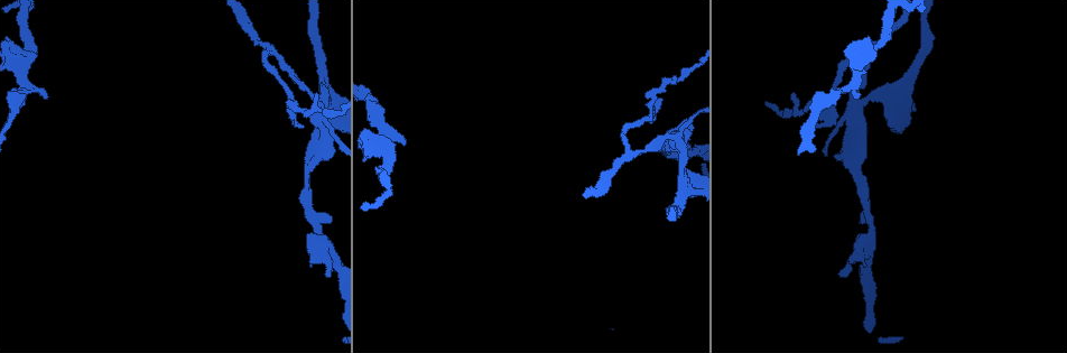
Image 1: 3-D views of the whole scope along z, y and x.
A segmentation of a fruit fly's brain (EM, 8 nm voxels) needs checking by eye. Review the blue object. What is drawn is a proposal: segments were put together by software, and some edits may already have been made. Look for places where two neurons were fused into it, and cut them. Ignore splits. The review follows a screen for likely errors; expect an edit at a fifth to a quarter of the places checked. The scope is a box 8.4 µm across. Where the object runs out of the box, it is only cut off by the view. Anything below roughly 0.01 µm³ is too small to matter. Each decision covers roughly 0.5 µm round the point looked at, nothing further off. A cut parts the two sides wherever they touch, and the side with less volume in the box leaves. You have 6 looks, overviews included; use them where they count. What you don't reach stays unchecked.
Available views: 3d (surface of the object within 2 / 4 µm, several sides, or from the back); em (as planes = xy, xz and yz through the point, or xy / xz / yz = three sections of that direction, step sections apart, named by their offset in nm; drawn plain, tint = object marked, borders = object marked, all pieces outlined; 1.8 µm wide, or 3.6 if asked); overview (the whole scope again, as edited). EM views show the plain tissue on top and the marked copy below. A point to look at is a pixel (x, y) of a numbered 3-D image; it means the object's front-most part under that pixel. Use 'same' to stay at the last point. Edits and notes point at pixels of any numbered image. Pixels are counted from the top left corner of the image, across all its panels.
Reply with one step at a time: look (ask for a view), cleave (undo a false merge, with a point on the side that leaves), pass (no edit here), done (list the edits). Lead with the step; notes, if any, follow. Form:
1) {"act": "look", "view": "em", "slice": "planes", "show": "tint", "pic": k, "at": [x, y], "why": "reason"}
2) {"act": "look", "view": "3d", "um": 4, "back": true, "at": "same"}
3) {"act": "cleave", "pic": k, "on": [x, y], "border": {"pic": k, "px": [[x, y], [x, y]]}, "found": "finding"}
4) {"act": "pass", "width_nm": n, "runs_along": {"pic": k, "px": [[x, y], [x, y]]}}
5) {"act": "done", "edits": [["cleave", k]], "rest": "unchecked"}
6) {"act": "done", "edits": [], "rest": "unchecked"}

{"act": "look", "view": "3d", "um": 2, "back": true, "pic": 1, "at": [308, 171], "why": "side arm on a straight run"}

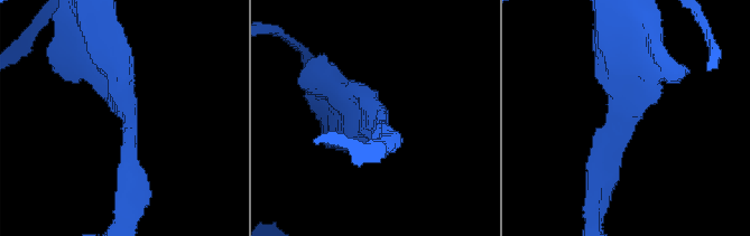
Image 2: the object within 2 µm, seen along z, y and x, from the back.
{"act": "look", "view": "em", "slice": "yz", "step": 16, "show": "tint", "pic": 2, "at": [125, 111], "arms": 3, "arm_widths_nm": [180, 200, 280]}

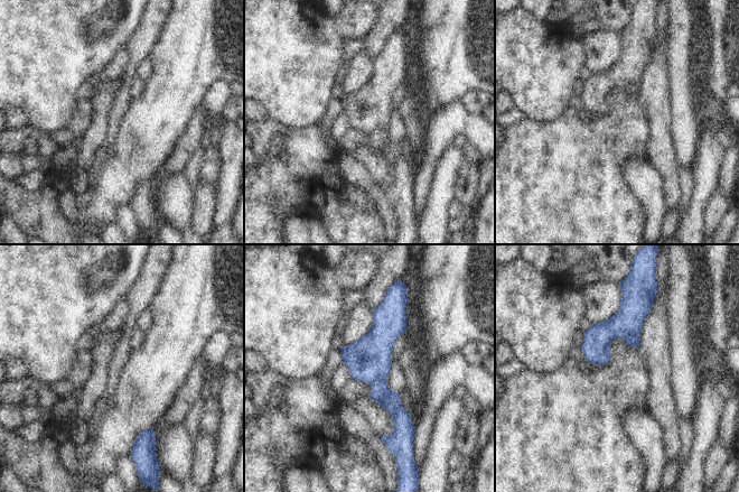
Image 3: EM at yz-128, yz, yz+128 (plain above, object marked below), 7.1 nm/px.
{"act": "look", "view": "em", "slice": "planes", "show": "borders", "at": "same"}

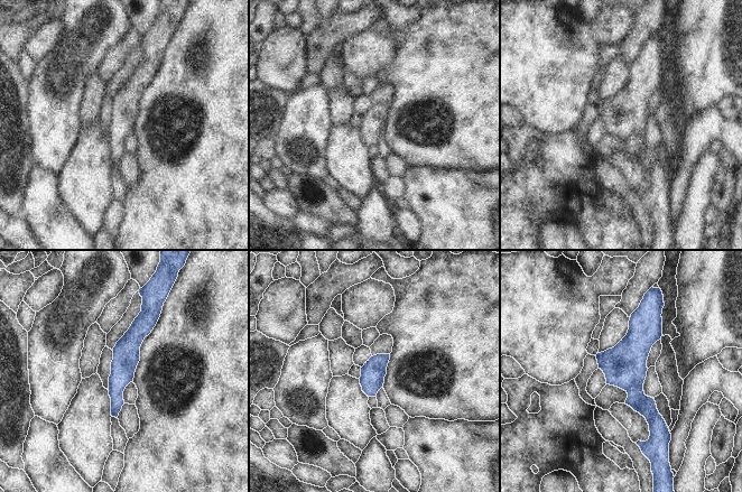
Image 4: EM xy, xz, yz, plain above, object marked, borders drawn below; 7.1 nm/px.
{"act": "pass", "width_nm": 180, "runs_along": {"pic": 4, "px": [[642, 311], [636, 397], [654, 436]]}, "found": "all the same neuron"}

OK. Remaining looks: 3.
{"act": "look", "view": "3d", "um": 4, "pic": 1, "at": [685, 175], "why": "arms run side by side"}

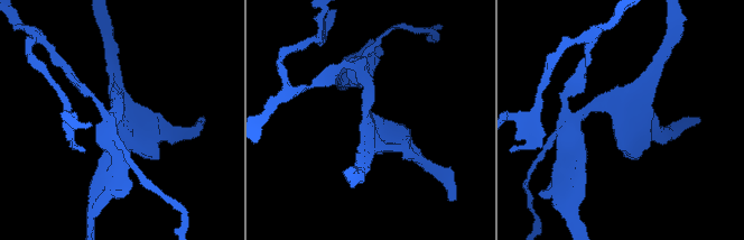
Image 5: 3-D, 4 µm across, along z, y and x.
{"act": "look", "view": "em", "slice": "yz", "step": 8, "show": "tint", "pic": 5, "at": [622, 109], "arms": 4, "why": "need the tissue"}

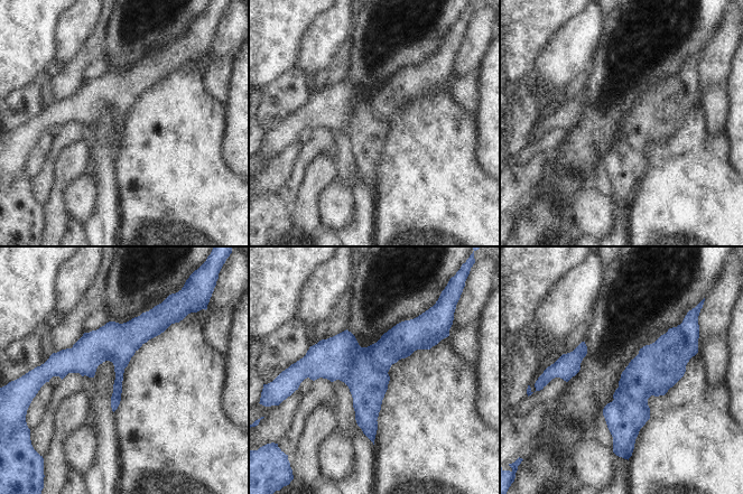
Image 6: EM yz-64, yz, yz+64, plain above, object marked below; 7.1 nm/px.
{"act": "look", "view": "em", "slice": "planes", "show": "tint", "at": "same", "why": "another direction"}

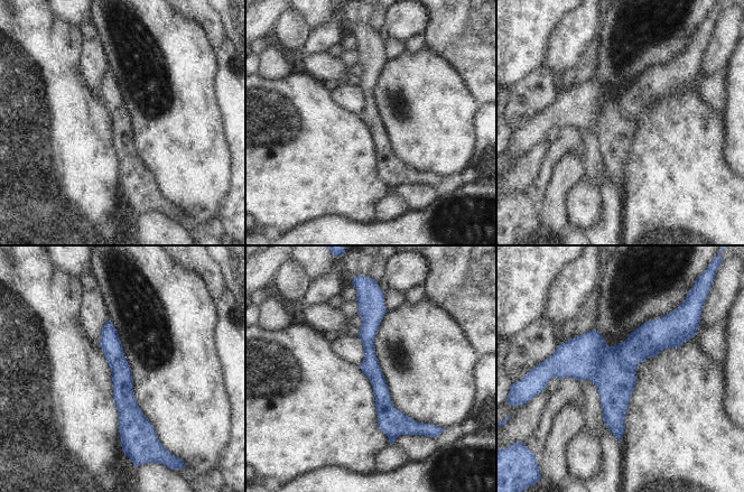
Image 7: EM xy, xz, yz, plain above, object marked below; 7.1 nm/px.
{"act": "pass", "width_nm": 130, "runs_along": {"pic": 7, "px": [[365, 304], [370, 367], [391, 435]]}, "found": "all the same neuron"}

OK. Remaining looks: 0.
{"act": "done", "edits": [], "rest": "unchecked"}

